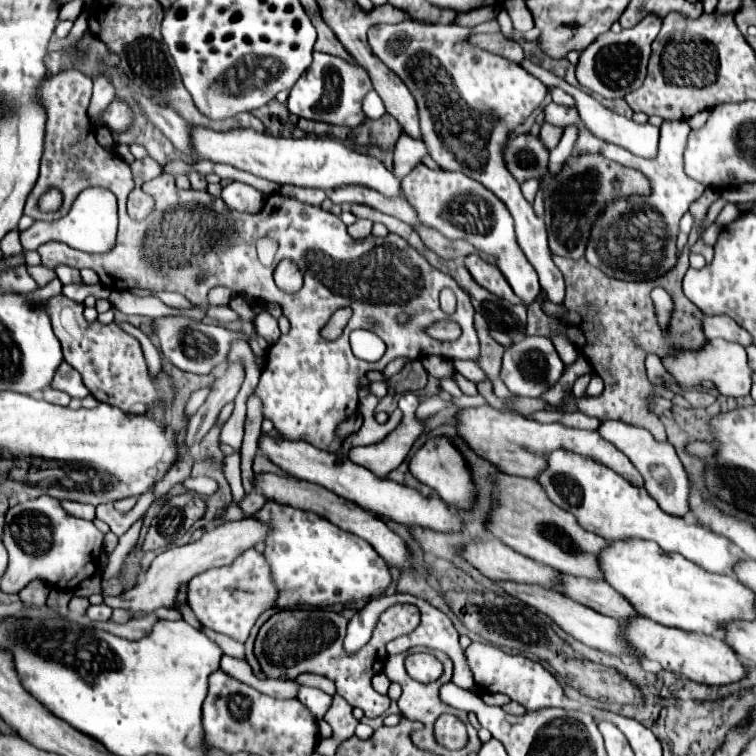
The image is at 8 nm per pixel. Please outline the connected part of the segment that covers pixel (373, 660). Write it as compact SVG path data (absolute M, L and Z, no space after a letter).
M391 605L381 613L381 619L375 625L375 631L367 645L357 655L345 655L345 617L327 611L327 609L283 609L277 611L257 633L255 639L255 657L261 665L261 671L269 679L295 679L301 673L317 673L329 677L337 685L337 693L351 705L361 707L365 717L373 719L383 715L389 709L389 697L377 693L371 687L371 677L381 673L385 667L385 645L401 635L411 633L419 625L419 611L415 605Z

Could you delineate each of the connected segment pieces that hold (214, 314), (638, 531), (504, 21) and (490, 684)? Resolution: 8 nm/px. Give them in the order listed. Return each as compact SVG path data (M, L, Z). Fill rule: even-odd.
M208 305L206 308L206 314L210 318L218 322L220 325L240 321L240 317L231 310L228 306L212 306Z
M555 449L547 457L547 467L537 475L537 483L557 507L575 515L583 529L601 535L607 541L625 537L649 539L663 551L679 553L711 573L725 573L739 561L739 557L729 551L729 539L711 533L687 517L667 515L643 487L633 487L627 479L591 457L577 455L569 449Z
M501 11L499 15L497 15L497 21L499 21L501 33L509 40L513 39L514 28L512 25L512 21L509 17L507 17L507 13L505 11Z
M471 643L465 649L465 659L479 687L483 687L489 693L505 693L513 701L521 703L527 711L537 711L541 707L563 707L565 703L565 693L557 683L557 679L545 667L523 655L507 655L499 647L485 643Z

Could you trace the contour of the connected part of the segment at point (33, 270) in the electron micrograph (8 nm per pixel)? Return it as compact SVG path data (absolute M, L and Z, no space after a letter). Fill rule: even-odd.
M42 265L27 266L27 270L31 275L33 275L33 279L35 279L39 285L47 285L49 281L53 281L53 279L57 277L57 275L55 275L55 271L45 269Z

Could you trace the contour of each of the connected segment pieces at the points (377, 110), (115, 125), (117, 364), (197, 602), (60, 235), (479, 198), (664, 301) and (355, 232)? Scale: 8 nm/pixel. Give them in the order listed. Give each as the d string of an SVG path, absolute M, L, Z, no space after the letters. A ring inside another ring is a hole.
M371 91L369 95L365 95L363 99L363 111L367 113L369 119L379 119L385 115L385 105L381 101L381 97L377 95L377 91Z
M113 99L113 103L103 113L103 123L111 131L123 131L123 129L127 129L133 123L133 113L131 113L127 103L123 103L119 99Z
M63 295L49 299L47 309L53 321L53 331L61 341L65 361L81 373L85 387L97 401L109 403L127 413L149 413L151 407L161 401L167 407L171 407L173 399L171 379L165 373L159 373L157 381L149 377L141 345L133 335L125 333L117 323L111 325L101 325L99 321L87 323L83 317L83 305Z
M255 549L241 553L231 565L203 571L189 581L189 607L199 623L239 643L245 643L257 617L277 605L277 597L279 589L271 579L269 563L265 561L265 555Z
M101 187L85 189L73 203L67 217L45 223L37 221L29 229L21 231L21 245L23 249L37 249L39 245L47 241L65 241L69 247L85 251L85 253L107 253L115 247L117 235L117 200L111 191L105 191Z
M417 163L411 169L411 173L401 179L401 191L409 205L417 211L417 219L421 225L439 231L451 241L465 239L479 251L495 257L497 267L509 281L515 295L525 305L531 305L535 301L535 297L541 293L537 273L533 265L527 261L521 247L517 245L513 217L497 195L493 195L487 187L459 171L429 169L423 163Z
M663 287L653 289L651 299L655 303L655 315L657 315L659 327L663 327L667 331L667 327L671 323L671 315L673 315L673 299L669 297L669 293Z
M357 219L357 223L353 223L353 225L347 227L347 231L349 231L349 235L351 235L353 239L365 239L365 237L371 235L371 227L373 227L371 221L367 221L367 219Z

